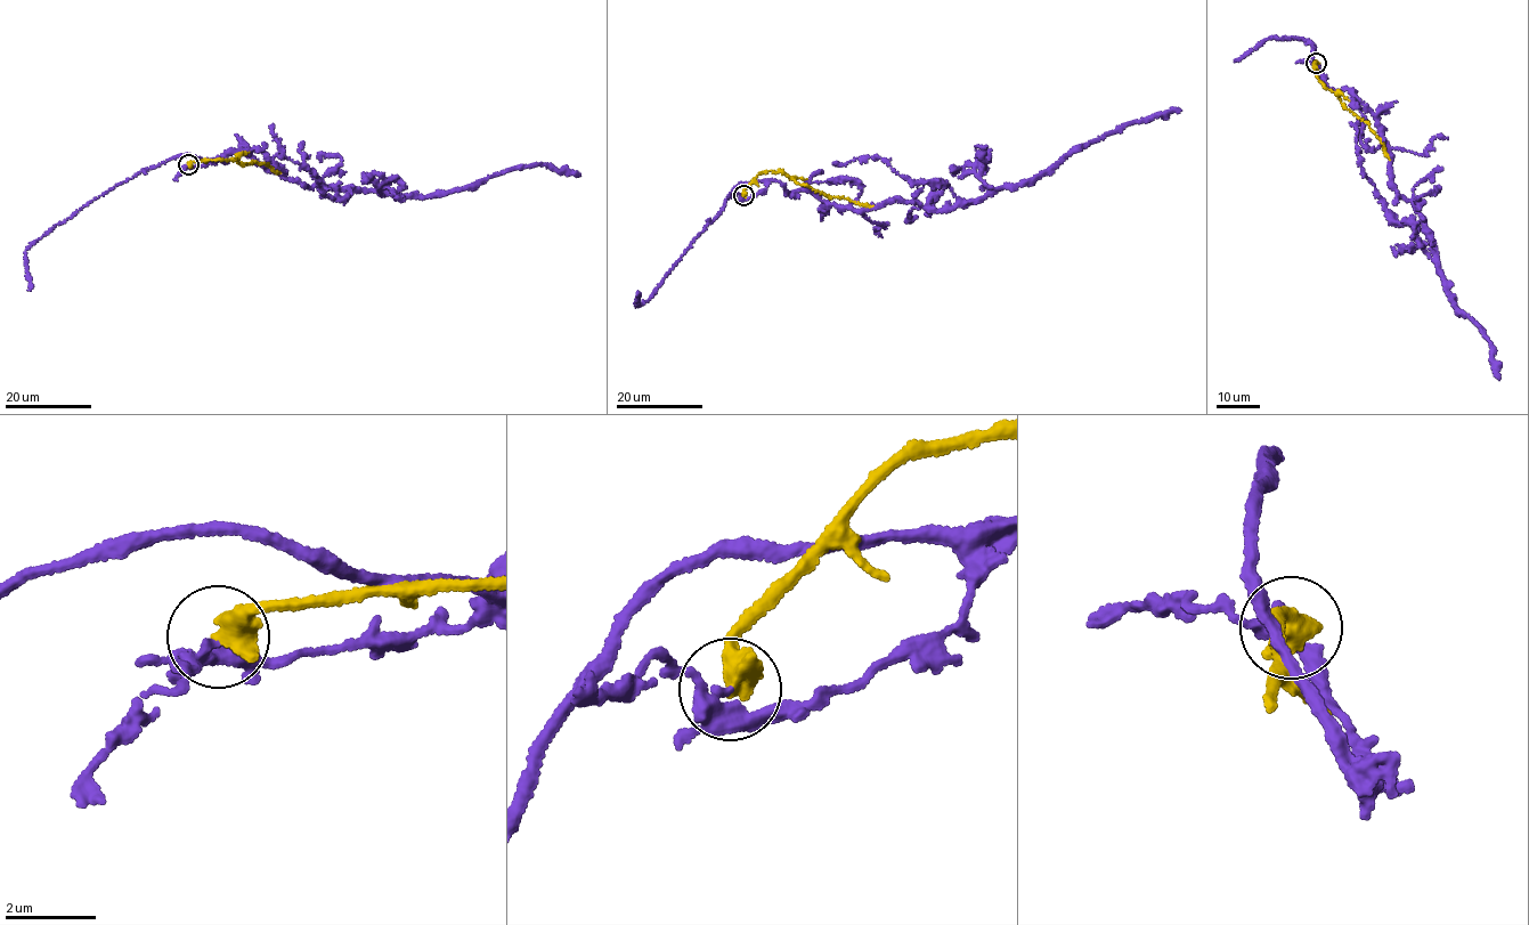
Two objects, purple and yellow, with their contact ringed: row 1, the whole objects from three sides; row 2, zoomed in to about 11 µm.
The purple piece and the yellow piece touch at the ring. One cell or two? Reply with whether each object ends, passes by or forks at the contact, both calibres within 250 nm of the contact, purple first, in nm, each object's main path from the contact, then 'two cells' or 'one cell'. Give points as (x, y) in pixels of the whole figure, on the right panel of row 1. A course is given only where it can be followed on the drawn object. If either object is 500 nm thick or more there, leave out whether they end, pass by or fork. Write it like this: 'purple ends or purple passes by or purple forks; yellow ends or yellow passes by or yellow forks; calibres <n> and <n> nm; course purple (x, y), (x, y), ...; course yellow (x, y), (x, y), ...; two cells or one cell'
calibres 190 and 550 nm; course purple (1316, 63), (1331, 88), (1348, 90), (1375, 118), (1397, 193), (1431, 232), (1446, 290), (1489, 339), (1498, 379); course yellow (1316, 63), (1314, 72), (1344, 106), (1368, 126), (1389, 160); two cells

